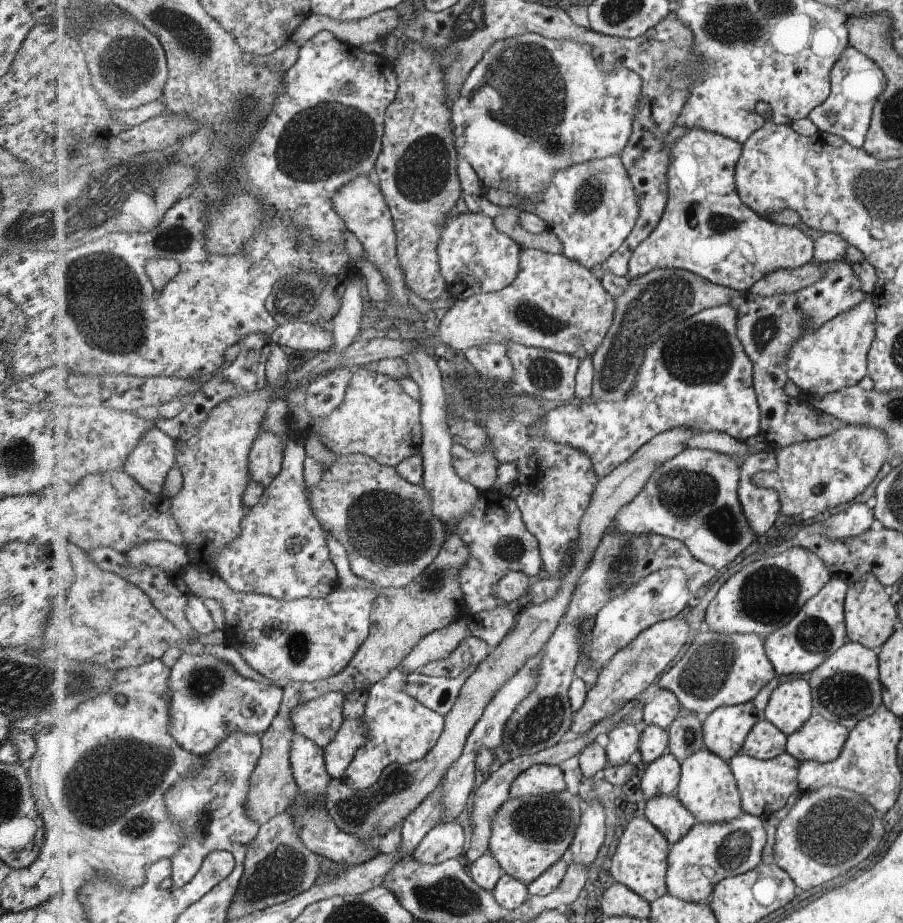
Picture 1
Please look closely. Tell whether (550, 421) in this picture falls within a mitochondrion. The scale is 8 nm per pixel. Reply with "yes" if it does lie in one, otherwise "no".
no

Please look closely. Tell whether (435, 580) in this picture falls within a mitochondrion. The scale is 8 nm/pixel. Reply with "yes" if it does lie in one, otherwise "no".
yes

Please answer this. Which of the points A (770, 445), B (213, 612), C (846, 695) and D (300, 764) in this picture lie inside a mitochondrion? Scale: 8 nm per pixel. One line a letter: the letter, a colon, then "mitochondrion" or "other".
A: other
B: other
C: mitochondrion
D: other

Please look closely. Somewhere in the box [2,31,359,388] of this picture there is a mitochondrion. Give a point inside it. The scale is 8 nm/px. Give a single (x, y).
(102, 291)

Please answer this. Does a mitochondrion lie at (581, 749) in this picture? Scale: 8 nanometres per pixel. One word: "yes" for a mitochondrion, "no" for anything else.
no

